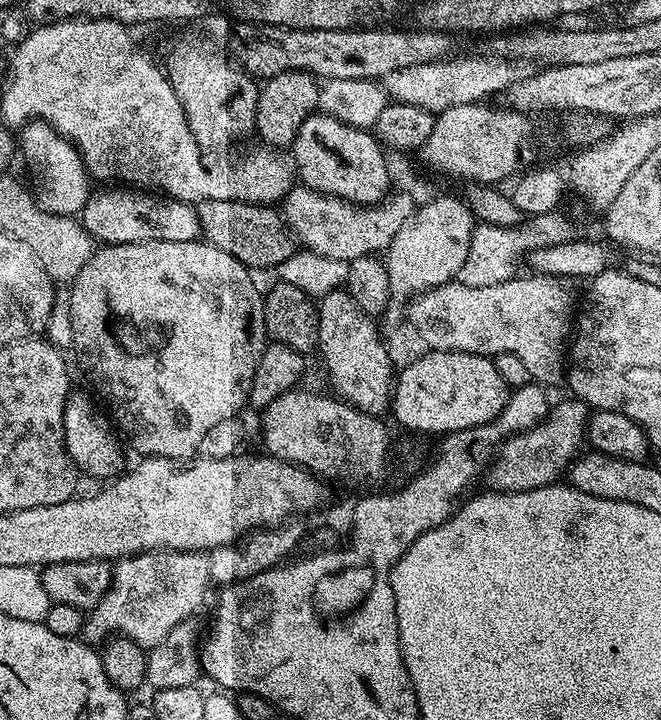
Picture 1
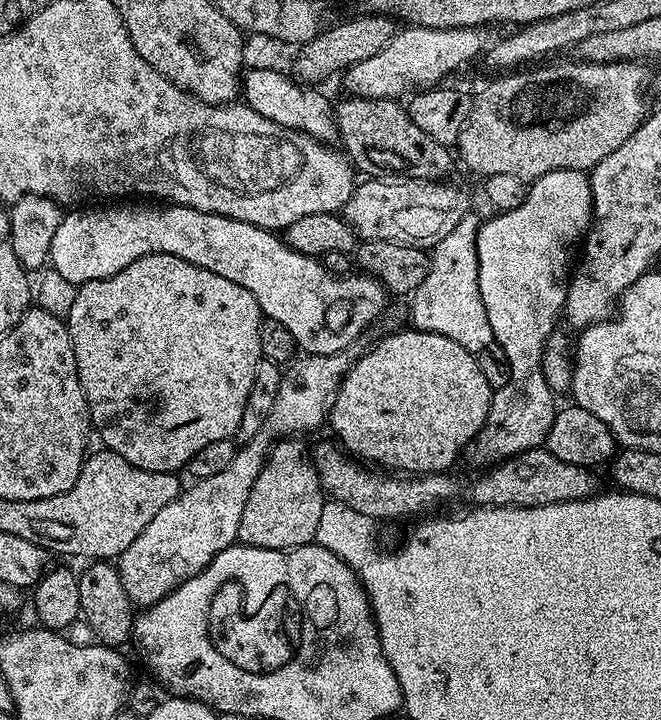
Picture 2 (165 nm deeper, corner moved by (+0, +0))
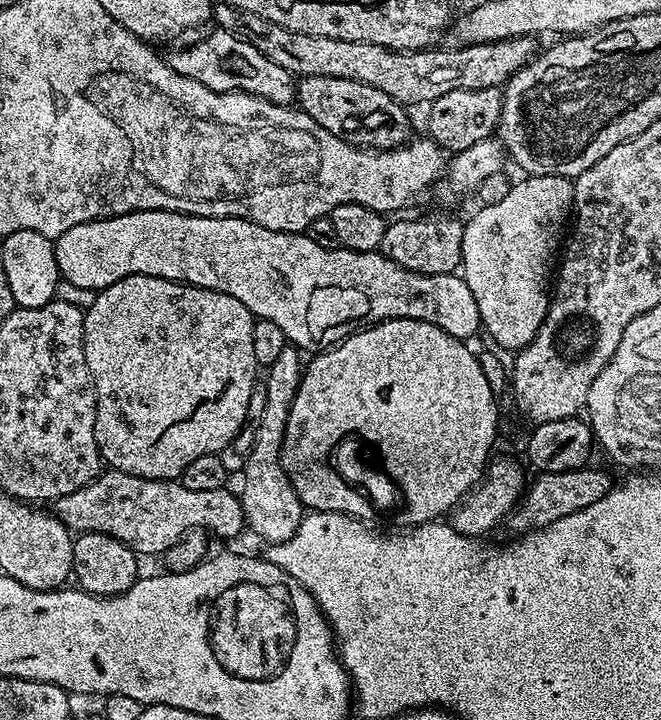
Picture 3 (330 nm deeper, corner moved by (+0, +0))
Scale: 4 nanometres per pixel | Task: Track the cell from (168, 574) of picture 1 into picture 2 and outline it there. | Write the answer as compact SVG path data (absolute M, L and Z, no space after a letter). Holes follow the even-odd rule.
M351 347L342 349L338 354L305 355L300 358L304 360L297 359L281 375L274 406L258 430L258 434L254 434L252 441L237 451L230 466L226 466L226 470L218 470L218 474L210 478L189 483L189 488L187 485L179 496L175 496L169 504L162 506L162 510L158 510L158 514L154 514L154 522L150 522L150 526L146 526L146 530L142 530L142 534L138 534L138 538L134 538L134 542L130 542L130 546L126 546L126 550L118 558L122 586L126 588L126 594L131 598L133 605L145 609L156 604L178 586L182 586L182 582L198 575L219 552L237 543L238 526L242 522L242 510L246 506L246 498L250 498L254 478L258 478L264 459L268 457L269 448L277 438L292 438L297 434L304 434L300 432L312 432L323 420L325 423L332 407L332 400L336 397L341 382L344 381L344 375L352 369L358 359L356 351L355 347Z

